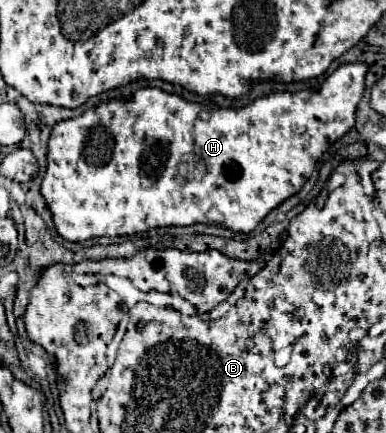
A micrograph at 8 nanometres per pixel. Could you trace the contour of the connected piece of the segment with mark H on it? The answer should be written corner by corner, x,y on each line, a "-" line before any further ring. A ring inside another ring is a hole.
361,62
357,64
343,64
339,66
318,90
308,89
297,92
297,94
289,94
289,92
273,92
267,98
259,98
253,104
249,104
247,108
241,110
229,110
215,106
214,104
201,104
187,102
181,96
175,94
167,94
159,88
141,88
135,92
135,96
129,102
107,102
107,104
99,104
91,110
87,110
85,114
81,114
79,118
73,120
61,120
53,126
49,144
47,144
47,174
41,182
41,194
45,198
45,202
49,204
49,210
53,212
53,222
57,226
59,236
63,236
65,240
71,242
83,242
89,238
97,238
97,236
131,236
137,232
145,232
149,228
161,228
161,226
191,226
197,222
209,222
209,224
223,224
225,228
231,228
235,232
251,232
257,228
257,224
273,210
277,208
283,200
287,200
289,196
297,194
301,190
301,186
305,184
305,180
311,176
317,160
321,158
321,154
329,148
331,142
335,142
337,138
341,138
343,134
347,134
353,124
355,124
355,110
357,104
361,100
363,88
365,88
365,74
367,74
367,66
361,66
-
202,105
210,105
212,111
209,114
201,112
-
209,212
217,212
217,218
211,218

